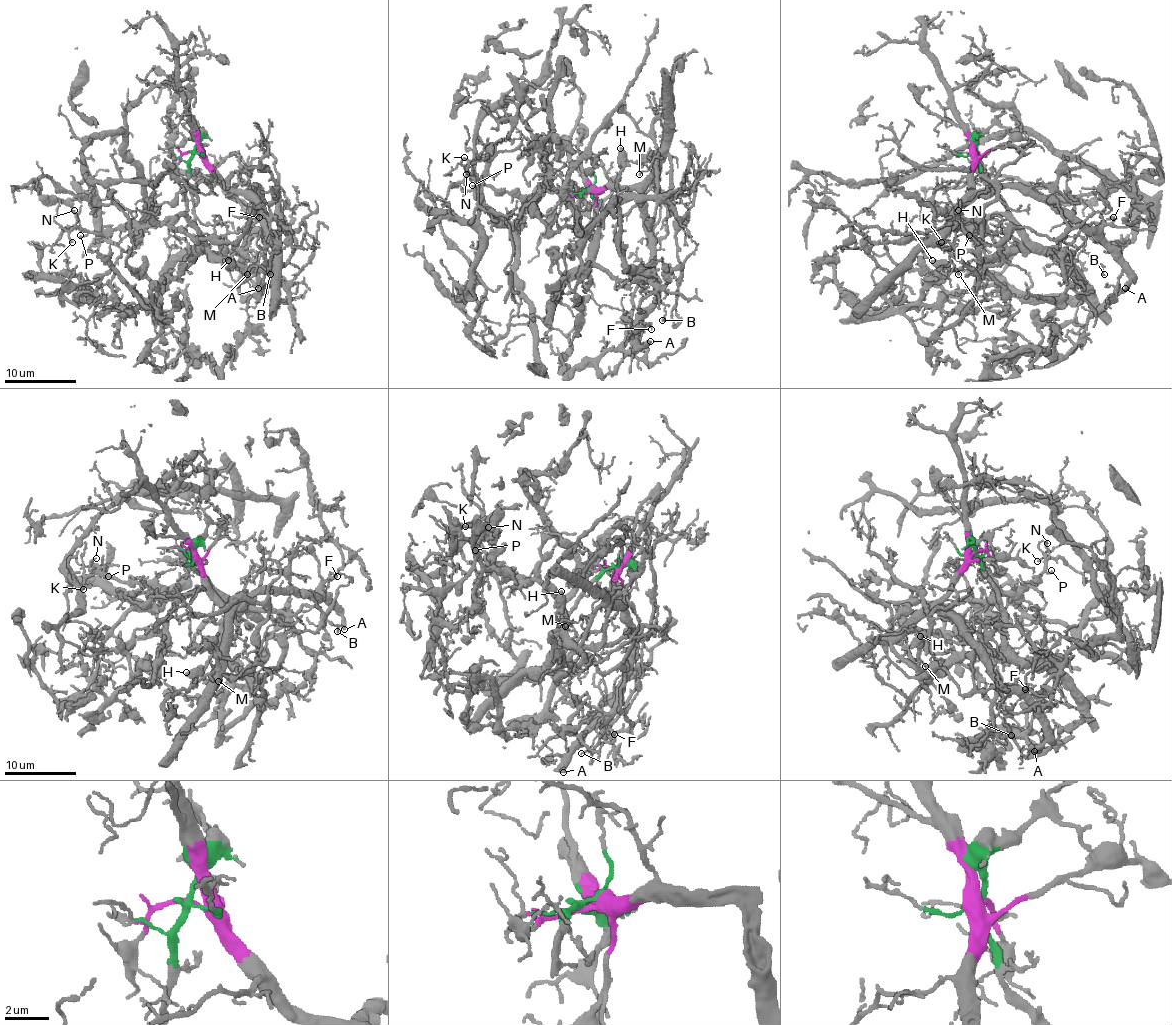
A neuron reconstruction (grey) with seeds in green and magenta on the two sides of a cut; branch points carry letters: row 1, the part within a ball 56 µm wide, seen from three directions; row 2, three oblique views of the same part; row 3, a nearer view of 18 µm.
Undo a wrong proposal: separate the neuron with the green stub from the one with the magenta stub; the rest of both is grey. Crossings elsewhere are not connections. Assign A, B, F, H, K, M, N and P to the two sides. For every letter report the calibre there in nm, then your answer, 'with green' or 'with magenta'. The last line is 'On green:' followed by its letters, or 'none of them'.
A: 360 nm thick; with magenta
B: 110 nm thick; with magenta
F: 100 nm thick; with magenta
H: 550 nm thick; with green
K: 140 nm thick; with green
M: 100 nm thick; with magenta
N: 120 nm thick; with green
P: 140 nm thick; with green
On green: H, K, N, P

